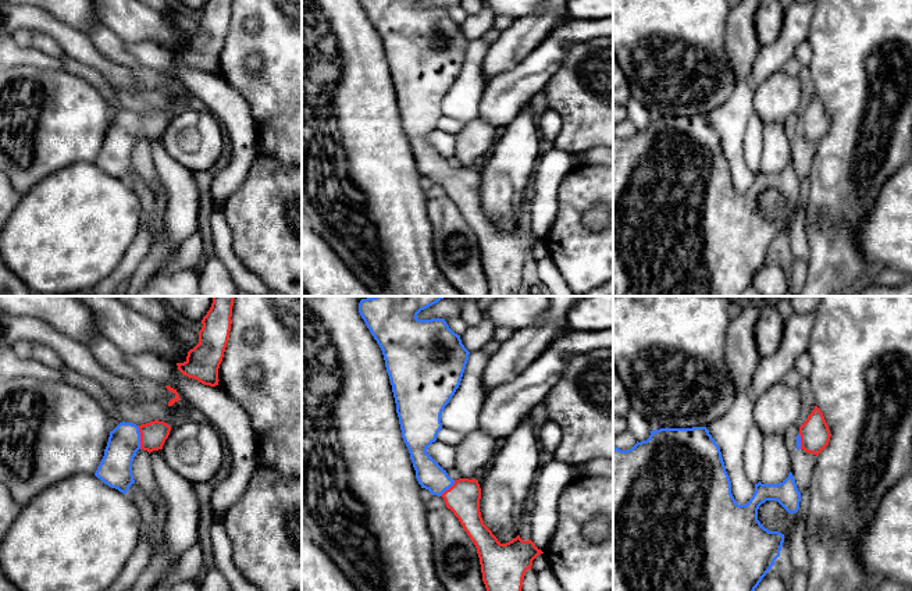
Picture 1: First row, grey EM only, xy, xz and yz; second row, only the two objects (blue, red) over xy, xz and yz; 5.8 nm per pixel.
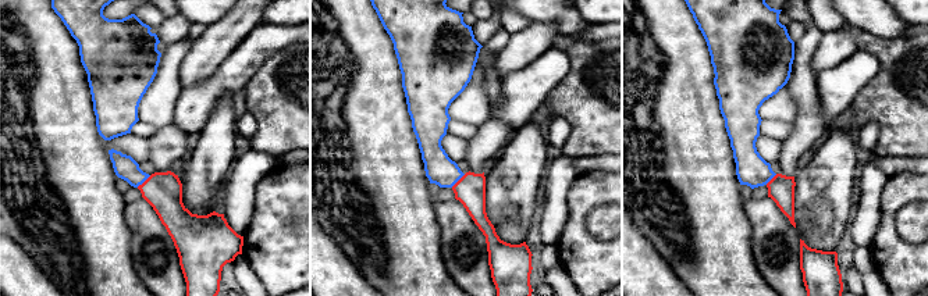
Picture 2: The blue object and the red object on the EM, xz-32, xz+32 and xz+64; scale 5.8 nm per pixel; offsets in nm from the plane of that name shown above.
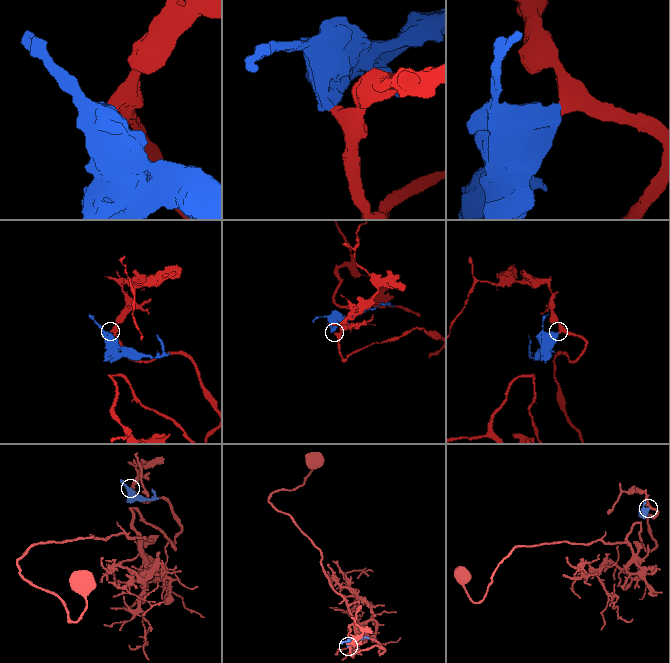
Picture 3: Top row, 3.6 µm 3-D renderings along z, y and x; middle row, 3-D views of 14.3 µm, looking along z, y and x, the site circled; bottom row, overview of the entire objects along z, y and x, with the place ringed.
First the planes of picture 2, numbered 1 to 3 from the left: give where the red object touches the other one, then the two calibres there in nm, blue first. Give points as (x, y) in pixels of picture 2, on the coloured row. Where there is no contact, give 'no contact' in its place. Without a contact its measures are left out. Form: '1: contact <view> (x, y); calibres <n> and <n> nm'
1: contact xz-32 (144, 181); calibres 140 and 220 nm
2: contact xz+32 (458, 179); calibres 170 and 180 nm
3: contact xz+64 (771, 178); calibres 190 and 160 nm

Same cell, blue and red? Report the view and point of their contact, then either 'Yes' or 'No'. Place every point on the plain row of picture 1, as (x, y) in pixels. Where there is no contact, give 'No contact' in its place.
Touches blue at xy (139, 125). Yes

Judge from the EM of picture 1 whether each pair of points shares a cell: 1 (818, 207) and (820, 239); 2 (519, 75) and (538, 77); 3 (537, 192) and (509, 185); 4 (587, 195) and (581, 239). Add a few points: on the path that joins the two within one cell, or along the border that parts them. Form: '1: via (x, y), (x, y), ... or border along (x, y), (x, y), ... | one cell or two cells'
1: via (820, 216), (820, 231) | one cell
2: via (523, 77), (534, 77) | one cell
3: border along (537, 157), (526, 205) | two cells
4: via (576, 206), (576, 228) | one cell

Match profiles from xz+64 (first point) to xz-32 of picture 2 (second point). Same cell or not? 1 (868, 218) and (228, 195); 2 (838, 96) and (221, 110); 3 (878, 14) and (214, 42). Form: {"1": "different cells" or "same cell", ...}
{"1": "same cell", "2": "different cells", "3": "different cells"}

